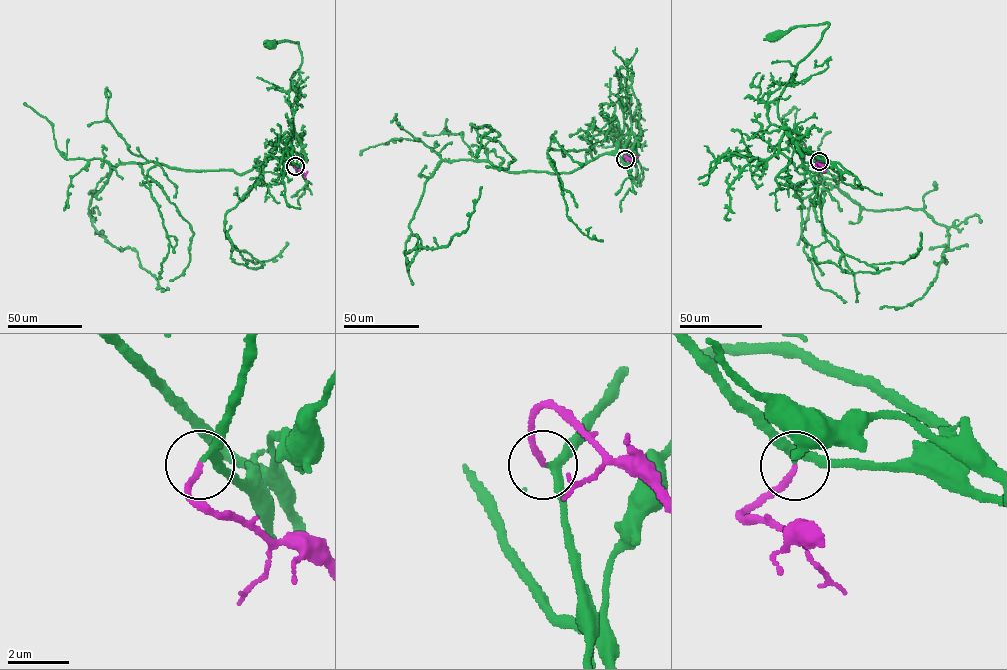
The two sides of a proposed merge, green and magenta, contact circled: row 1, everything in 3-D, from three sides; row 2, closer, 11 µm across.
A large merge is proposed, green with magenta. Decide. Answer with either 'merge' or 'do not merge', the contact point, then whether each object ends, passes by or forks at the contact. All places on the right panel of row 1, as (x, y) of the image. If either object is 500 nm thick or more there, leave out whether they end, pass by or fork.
merge; at (819, 161); green passes by; magenta ends there

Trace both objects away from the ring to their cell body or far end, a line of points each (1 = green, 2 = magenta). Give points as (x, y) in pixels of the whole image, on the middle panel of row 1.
1: (625, 159), (635, 143), (631, 128), (631, 147), (643, 175), (640, 185), (632, 156), (616, 132)
2: (625, 159), (626, 156), (633, 163), (637, 156)

